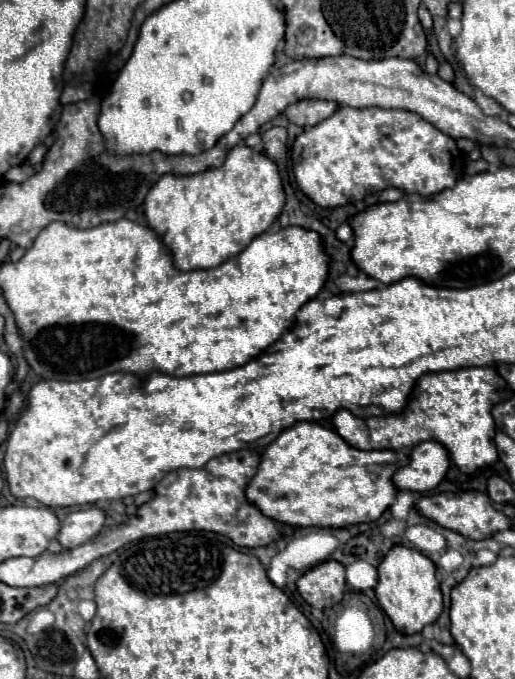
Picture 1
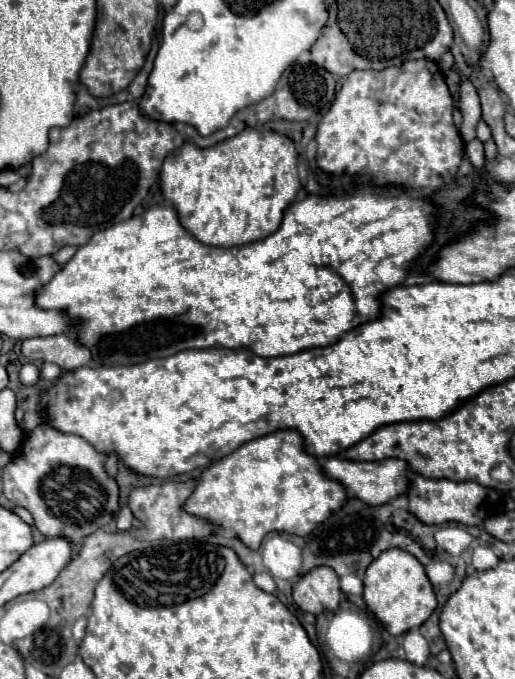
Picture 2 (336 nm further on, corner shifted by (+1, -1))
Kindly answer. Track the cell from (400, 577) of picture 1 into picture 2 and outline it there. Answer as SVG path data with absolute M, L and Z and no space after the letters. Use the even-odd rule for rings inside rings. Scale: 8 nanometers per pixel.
M399 549L383 551L383 555L379 555L379 559L375 559L367 567L363 583L365 583L363 599L367 607L375 613L375 617L391 635L401 635L407 633L409 629L423 625L437 607L437 599L431 581L425 575L425 567L407 551Z

